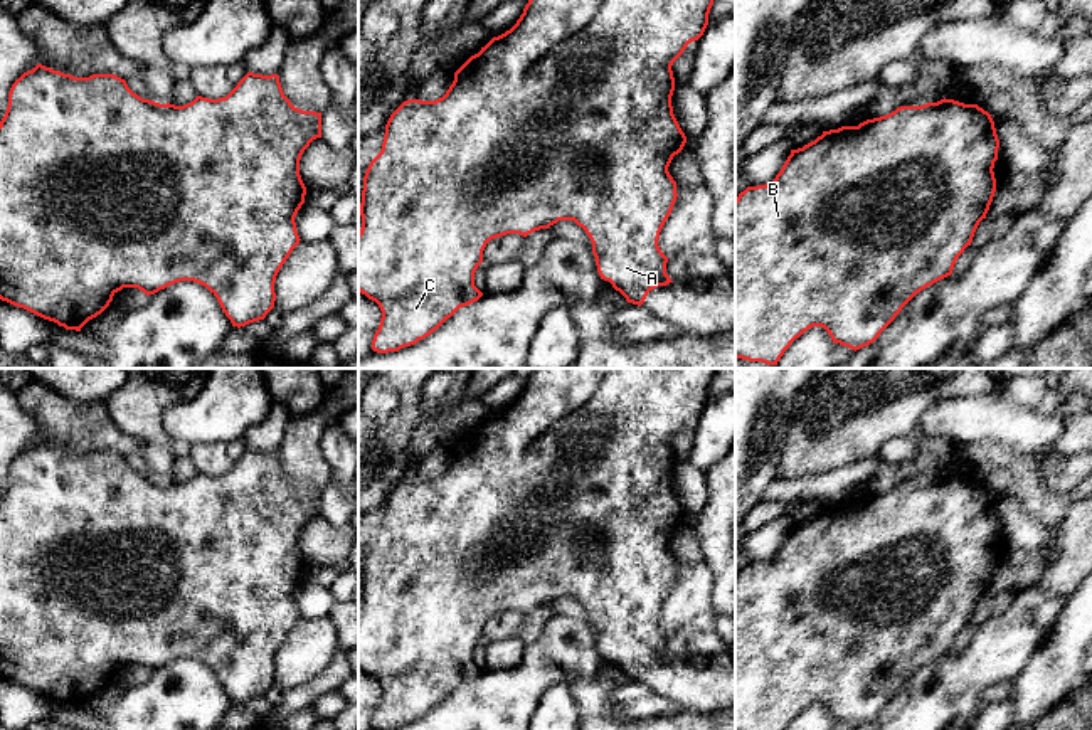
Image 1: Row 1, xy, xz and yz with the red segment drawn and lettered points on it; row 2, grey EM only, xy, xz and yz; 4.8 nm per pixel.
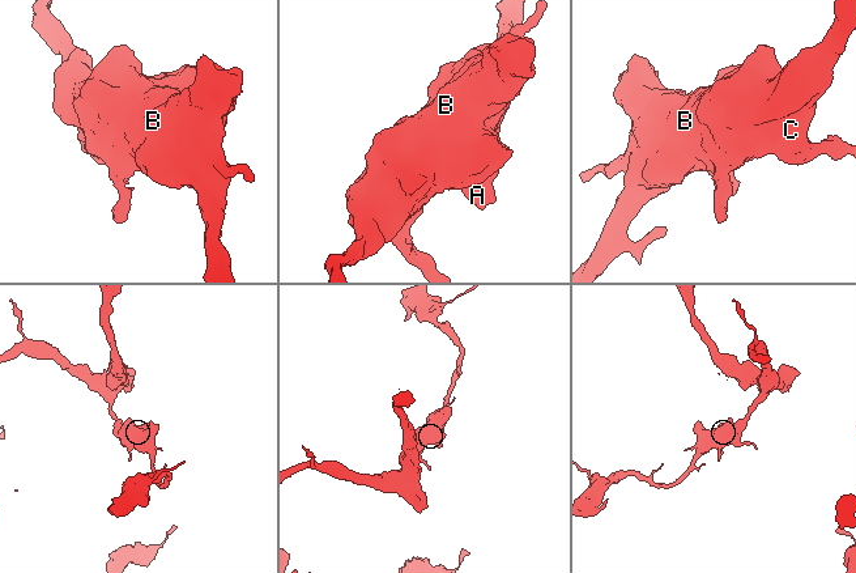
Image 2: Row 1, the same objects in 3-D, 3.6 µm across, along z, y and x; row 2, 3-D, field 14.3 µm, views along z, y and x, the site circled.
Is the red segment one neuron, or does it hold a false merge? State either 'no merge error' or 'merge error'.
no merge error

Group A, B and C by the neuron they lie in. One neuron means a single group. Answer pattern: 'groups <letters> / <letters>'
groups A B C

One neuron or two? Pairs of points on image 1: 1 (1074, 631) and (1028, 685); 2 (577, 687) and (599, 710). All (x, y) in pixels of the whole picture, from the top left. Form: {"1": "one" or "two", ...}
{"1": "one", "2": "one"}

